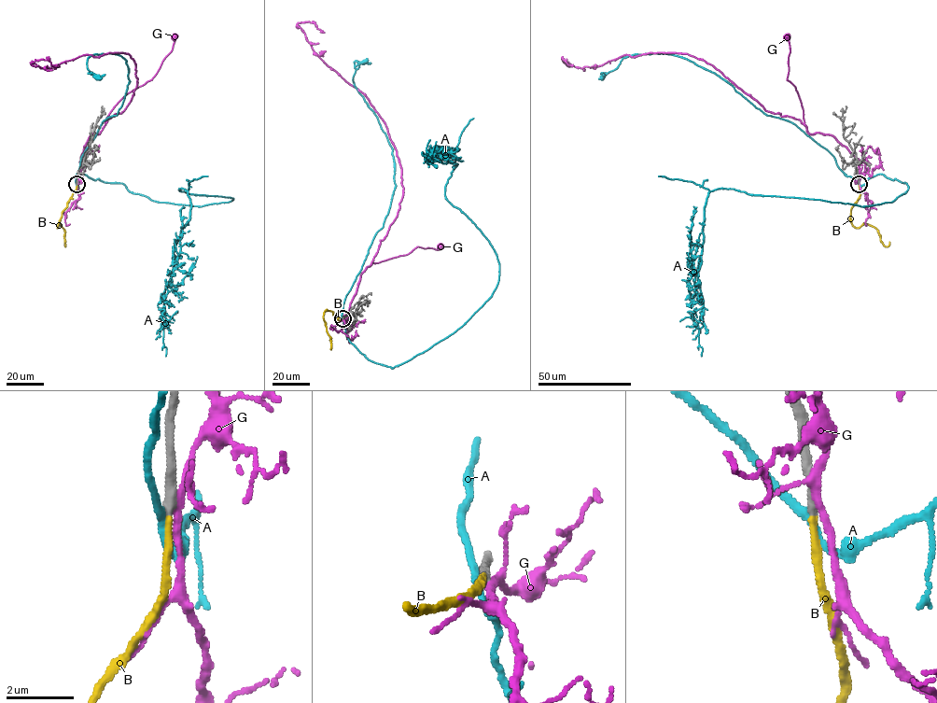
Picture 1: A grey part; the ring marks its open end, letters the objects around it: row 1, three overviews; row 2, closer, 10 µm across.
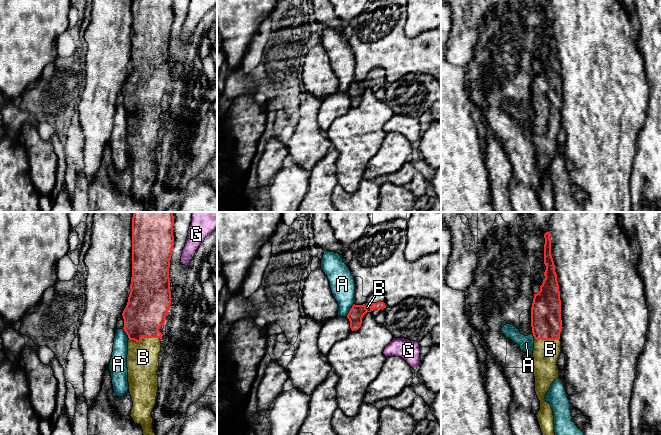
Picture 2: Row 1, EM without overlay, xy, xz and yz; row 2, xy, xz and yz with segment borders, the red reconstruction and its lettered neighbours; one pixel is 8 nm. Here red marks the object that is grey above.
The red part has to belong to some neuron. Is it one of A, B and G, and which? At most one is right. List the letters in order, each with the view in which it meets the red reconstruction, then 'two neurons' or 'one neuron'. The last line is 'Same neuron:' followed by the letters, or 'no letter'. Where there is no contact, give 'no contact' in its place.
A: meets red in xz; two neurons
B: meets red in xy; one neuron
G: no contact; two neurons
Same neuron: B

